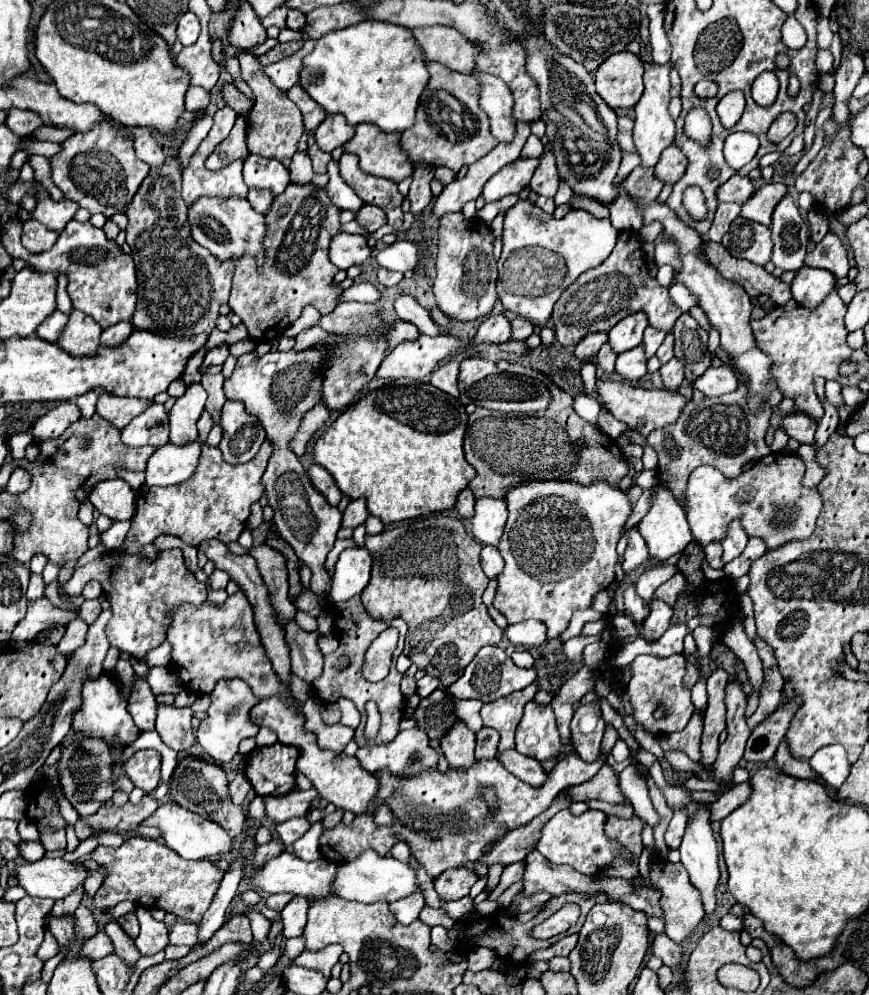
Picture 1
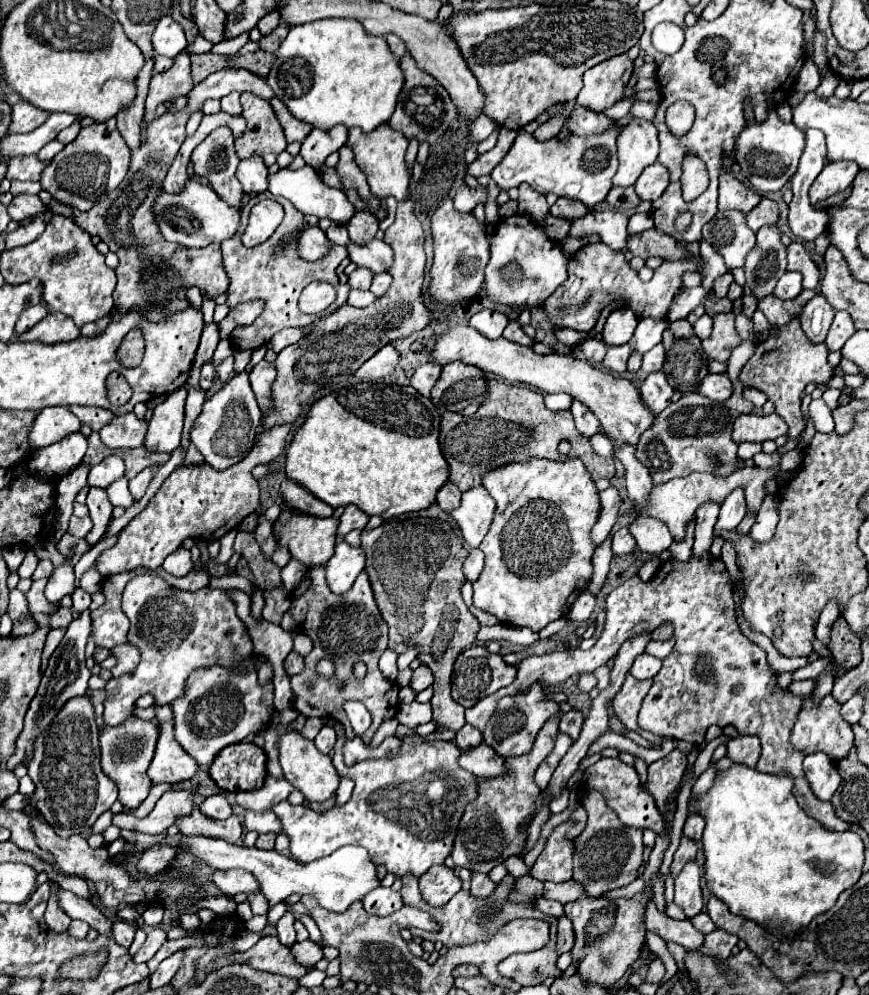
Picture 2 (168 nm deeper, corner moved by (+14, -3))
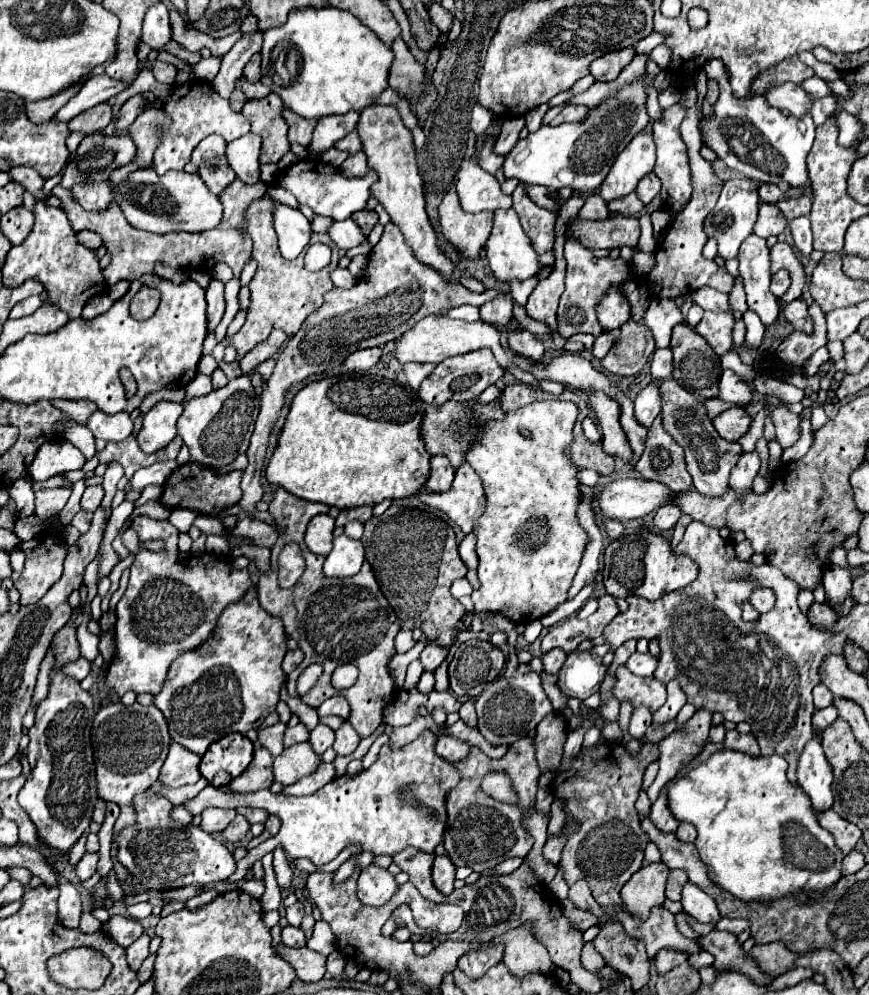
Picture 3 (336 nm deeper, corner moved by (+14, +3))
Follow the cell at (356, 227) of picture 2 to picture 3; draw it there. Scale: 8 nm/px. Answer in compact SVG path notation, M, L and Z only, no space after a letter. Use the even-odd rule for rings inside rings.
M356 211L356 215L352 215L352 219L362 227L362 231L368 235L372 231L372 227L378 223L378 213L376 211Z

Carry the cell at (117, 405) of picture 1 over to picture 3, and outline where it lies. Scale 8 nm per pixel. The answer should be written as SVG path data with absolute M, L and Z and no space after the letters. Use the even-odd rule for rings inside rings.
M56 399L52 401L52 405L60 411L64 411L70 419L74 419L76 423L86 423L88 415L92 415L98 407L92 401L68 401L68 399Z

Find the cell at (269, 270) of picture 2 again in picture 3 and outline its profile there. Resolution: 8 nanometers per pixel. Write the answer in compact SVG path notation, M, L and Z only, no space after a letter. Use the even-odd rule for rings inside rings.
M264 195L260 199L254 199L248 205L248 211L244 213L244 231L254 241L252 259L258 263L258 269L248 285L252 303L246 315L246 323L232 339L232 345L238 349L238 359L244 353L248 353L252 347L256 347L256 343L268 339L272 329L282 329L286 335L294 335L300 329L300 325L306 321L306 317L320 307L320 303L324 301L324 293L334 289L330 273L332 267L338 265L338 247L332 243L328 234L312 233L308 246L320 242L332 249L332 263L318 273L306 271L303 259L306 249L294 261L284 259L278 249L276 231L272 227L272 203L274 199L270 195Z

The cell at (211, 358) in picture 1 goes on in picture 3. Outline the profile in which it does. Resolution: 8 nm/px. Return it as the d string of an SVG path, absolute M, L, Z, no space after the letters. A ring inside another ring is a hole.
M212 279L212 283L206 289L206 301L208 301L208 333L216 329L224 315L224 283Z

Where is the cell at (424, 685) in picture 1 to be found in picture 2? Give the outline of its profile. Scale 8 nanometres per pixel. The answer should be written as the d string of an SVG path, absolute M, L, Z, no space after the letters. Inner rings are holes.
M420 665L420 667L414 671L414 675L412 675L410 687L412 687L414 693L420 693L422 689L430 687L432 683L434 683L434 675L432 675L432 671L430 671L426 665Z

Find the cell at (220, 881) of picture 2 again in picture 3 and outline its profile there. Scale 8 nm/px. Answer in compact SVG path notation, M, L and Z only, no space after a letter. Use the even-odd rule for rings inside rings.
M144 791L134 797L134 807L138 821L118 837L118 861L134 873L146 889L162 891L184 885L208 885L224 881L236 871L236 861L228 847L200 827L180 825L168 817L174 807L168 799Z

